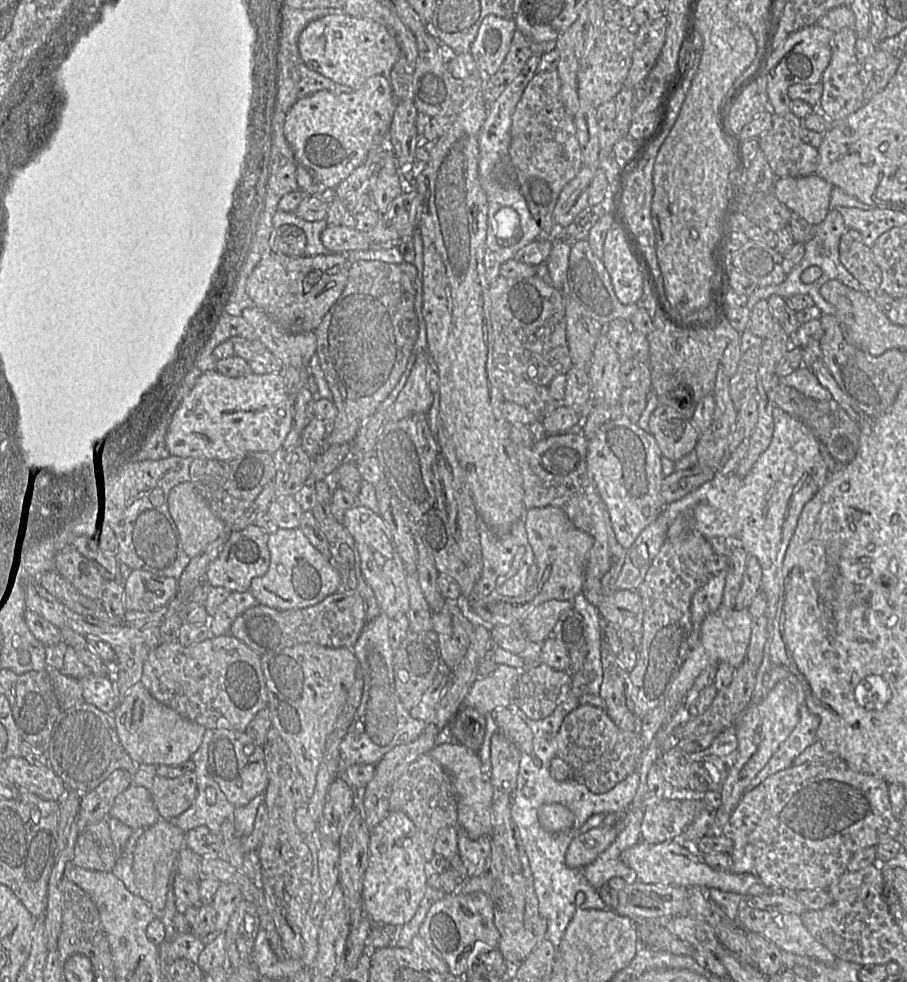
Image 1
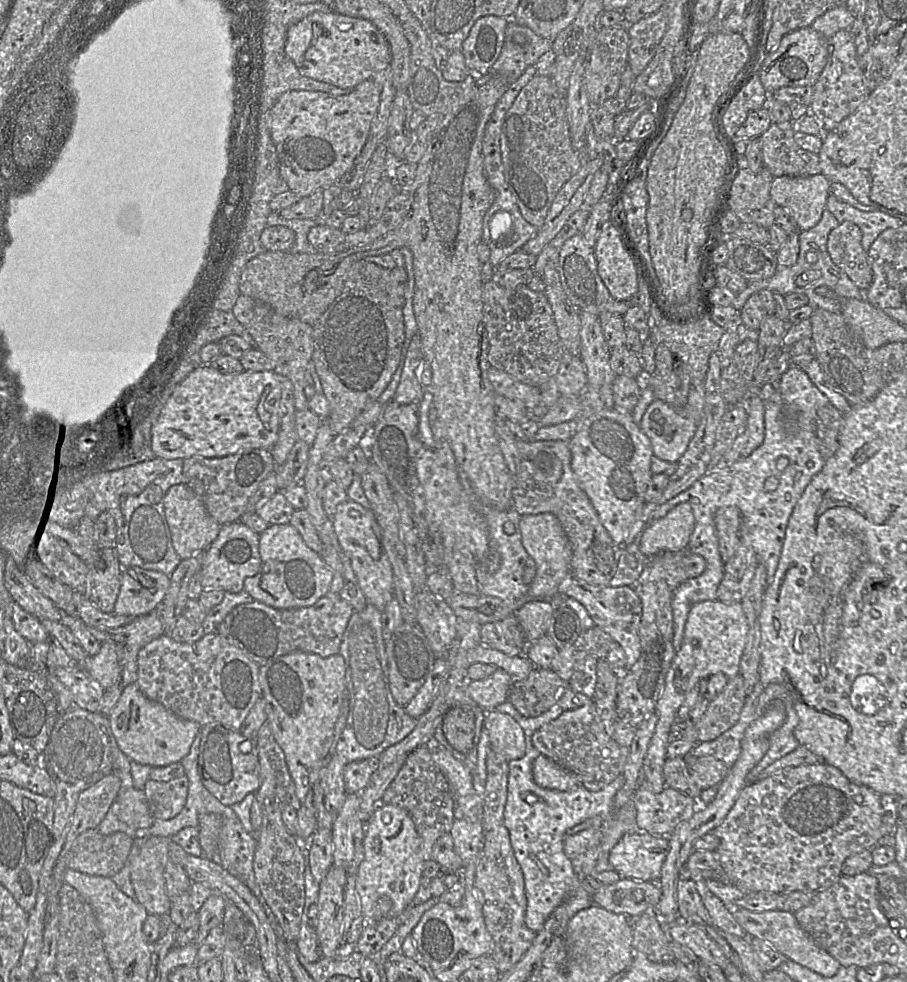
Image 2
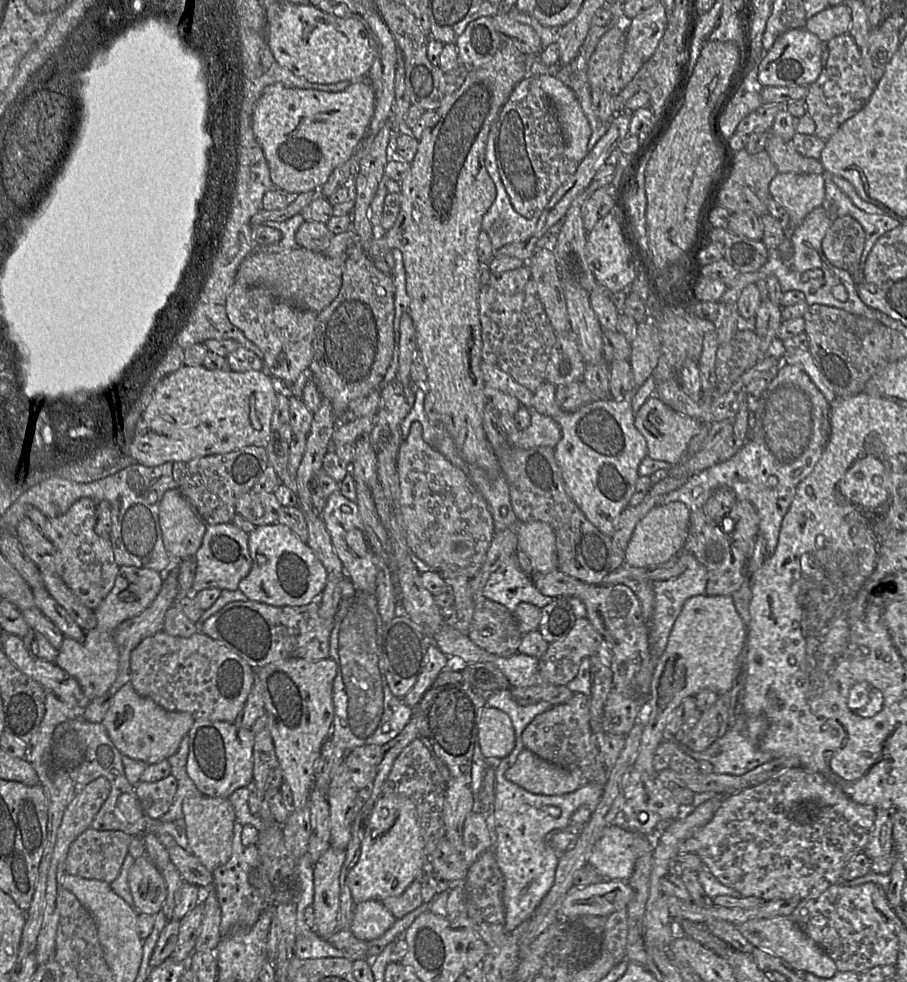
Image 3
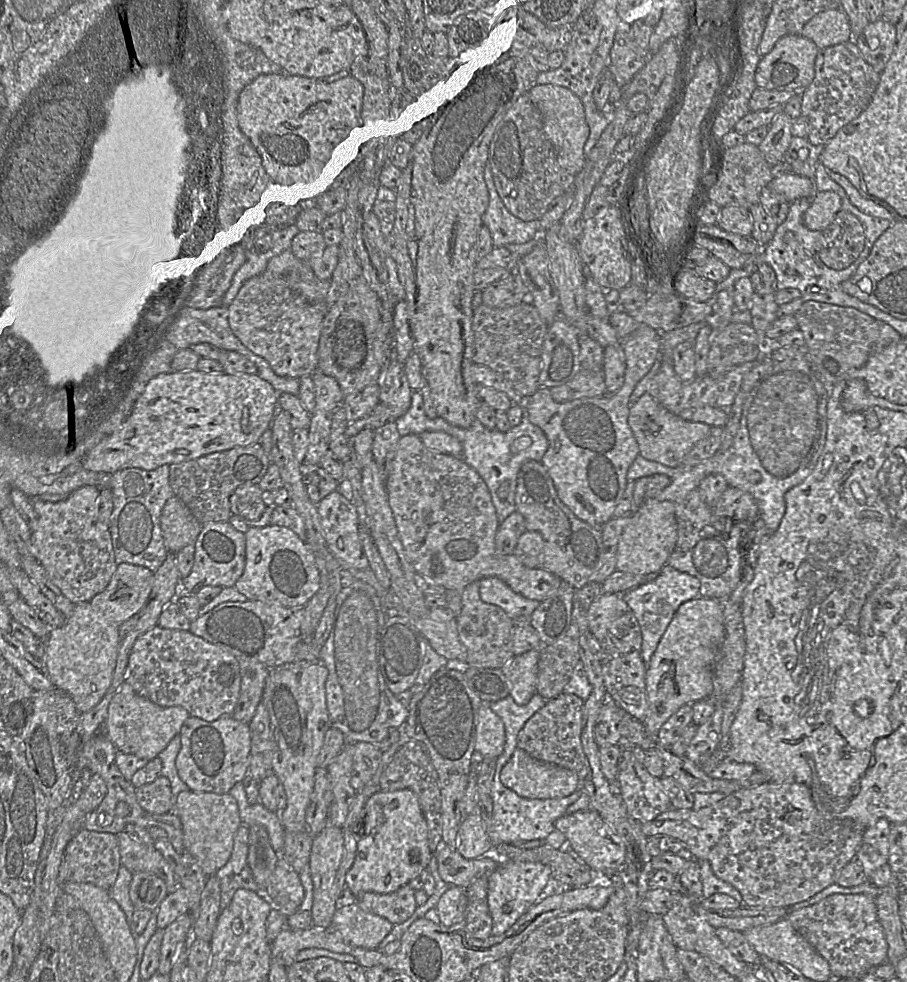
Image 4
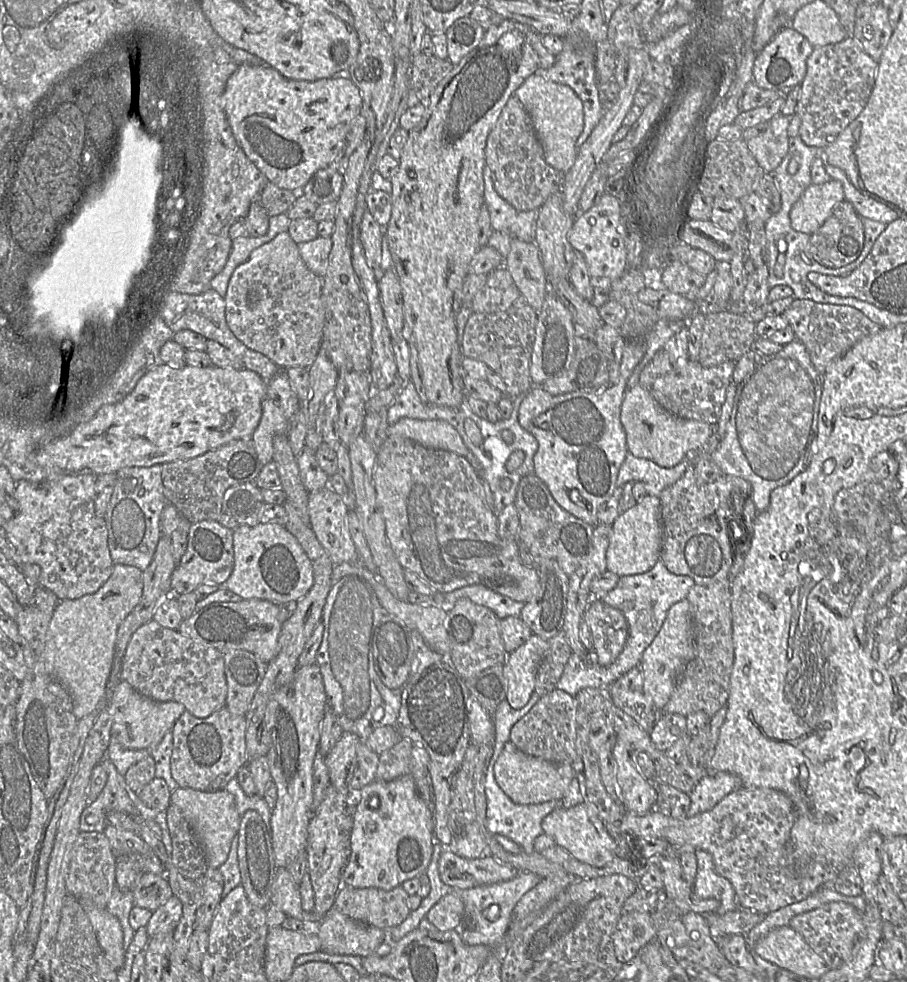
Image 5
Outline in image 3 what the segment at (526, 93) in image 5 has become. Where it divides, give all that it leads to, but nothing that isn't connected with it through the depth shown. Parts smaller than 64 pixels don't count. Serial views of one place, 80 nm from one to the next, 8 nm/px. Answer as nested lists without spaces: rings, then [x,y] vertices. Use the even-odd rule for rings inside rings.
[[[539,75],[539,84],[551,100],[566,143],[565,154],[580,163],[587,155],[591,128],[574,91],[551,75]]]

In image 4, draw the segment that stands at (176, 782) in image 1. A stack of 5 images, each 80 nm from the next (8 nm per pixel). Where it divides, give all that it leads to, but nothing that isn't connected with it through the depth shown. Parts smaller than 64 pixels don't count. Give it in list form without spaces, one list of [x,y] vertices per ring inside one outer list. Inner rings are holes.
[[[160,776],[153,782],[136,788],[139,805],[152,814],[165,814],[171,810],[171,783],[168,778]]]

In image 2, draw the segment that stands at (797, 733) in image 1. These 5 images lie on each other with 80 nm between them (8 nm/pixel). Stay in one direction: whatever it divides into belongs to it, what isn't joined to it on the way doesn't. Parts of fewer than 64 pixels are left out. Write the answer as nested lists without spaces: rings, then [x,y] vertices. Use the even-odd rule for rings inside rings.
[[[786,707],[786,714],[787,717],[783,725],[771,734],[768,751],[758,765],[751,771],[748,784],[756,782],[767,766],[800,746],[794,735],[794,729],[798,724],[798,716],[793,707]]]

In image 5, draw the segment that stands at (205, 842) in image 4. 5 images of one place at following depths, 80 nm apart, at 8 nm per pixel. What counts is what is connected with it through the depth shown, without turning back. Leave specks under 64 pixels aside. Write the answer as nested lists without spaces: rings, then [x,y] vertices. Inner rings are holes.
[[[178,788],[171,792],[171,804],[178,807],[187,820],[203,852],[207,867],[218,869],[227,860],[233,838],[240,826],[241,816],[234,796],[226,789],[200,791],[192,788]]]

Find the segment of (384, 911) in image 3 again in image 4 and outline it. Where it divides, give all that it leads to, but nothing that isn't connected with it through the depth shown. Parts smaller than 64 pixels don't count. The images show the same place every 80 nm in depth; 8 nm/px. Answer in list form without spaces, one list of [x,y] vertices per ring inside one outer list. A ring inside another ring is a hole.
[[[347,898],[341,904],[333,916],[331,928],[350,945],[377,949],[394,927],[386,918],[360,908],[355,898]]]

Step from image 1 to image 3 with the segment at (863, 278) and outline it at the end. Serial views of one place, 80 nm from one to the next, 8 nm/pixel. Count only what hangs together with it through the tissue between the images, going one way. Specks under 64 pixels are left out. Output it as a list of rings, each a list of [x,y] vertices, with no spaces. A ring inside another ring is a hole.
[[[841,216],[826,231],[822,249],[830,263],[849,272],[858,285],[864,278],[864,268],[860,268],[864,244],[865,231],[861,224],[851,216]]]

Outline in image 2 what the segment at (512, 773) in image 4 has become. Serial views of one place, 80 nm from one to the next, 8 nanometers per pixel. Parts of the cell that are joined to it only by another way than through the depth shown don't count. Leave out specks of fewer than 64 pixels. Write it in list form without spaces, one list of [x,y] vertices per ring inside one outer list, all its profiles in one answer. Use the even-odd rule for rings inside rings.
[[[543,755],[534,760],[532,774],[535,783],[542,788],[567,791],[581,785],[572,771]]]

